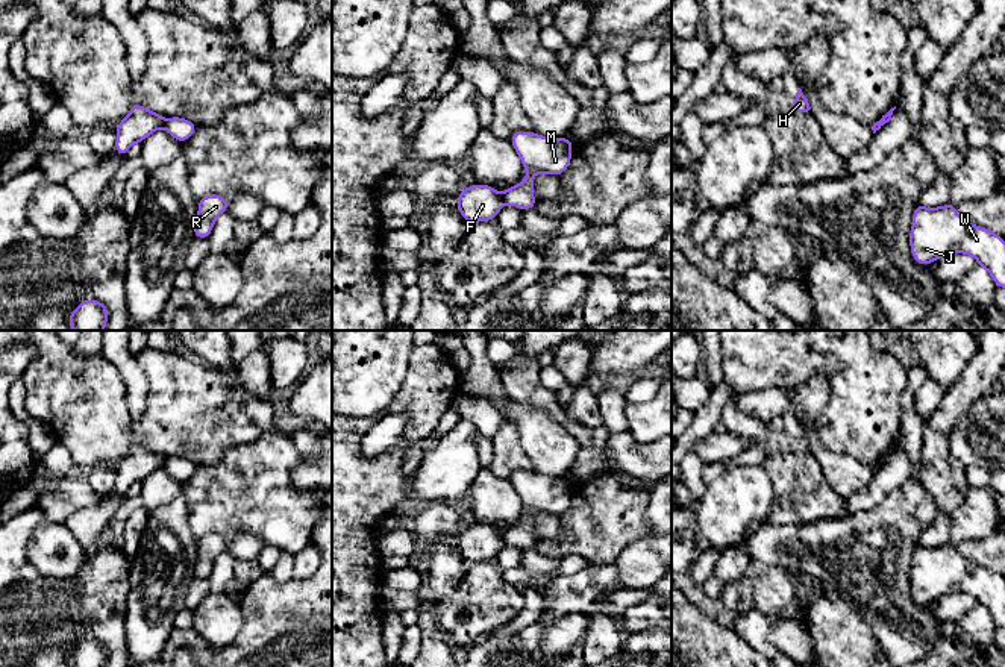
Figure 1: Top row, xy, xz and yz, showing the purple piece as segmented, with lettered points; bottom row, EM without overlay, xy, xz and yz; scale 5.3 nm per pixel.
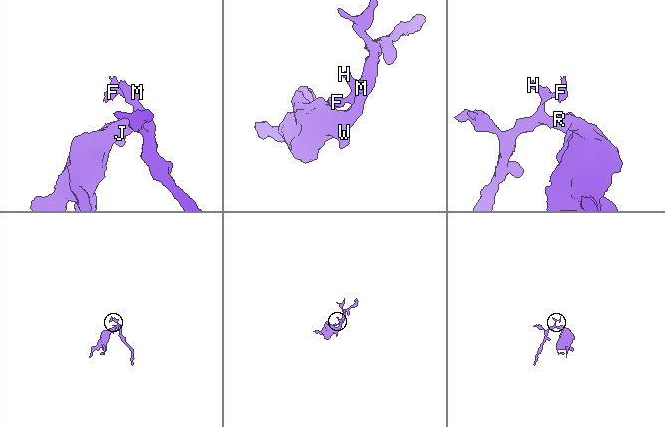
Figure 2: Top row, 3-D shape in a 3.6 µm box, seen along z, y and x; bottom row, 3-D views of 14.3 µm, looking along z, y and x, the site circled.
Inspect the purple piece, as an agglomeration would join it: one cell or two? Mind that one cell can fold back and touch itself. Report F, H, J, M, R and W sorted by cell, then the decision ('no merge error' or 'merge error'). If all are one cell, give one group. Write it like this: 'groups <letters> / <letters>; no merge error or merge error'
groups F / H J M R W; merge error

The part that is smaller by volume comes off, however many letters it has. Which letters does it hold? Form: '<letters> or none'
F

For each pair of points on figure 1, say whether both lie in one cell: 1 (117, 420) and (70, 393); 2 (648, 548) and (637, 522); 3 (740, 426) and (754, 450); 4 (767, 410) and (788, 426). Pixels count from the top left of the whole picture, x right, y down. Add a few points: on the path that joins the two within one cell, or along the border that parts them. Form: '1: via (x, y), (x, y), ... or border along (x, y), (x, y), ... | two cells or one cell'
1: via (105, 408), (93, 393), (82, 393) | one cell
2: border along (649, 532), (635, 538), (616, 560) | two cells
3: via (746, 432), (754, 444) | one cell
4: border along (785, 388), (787, 408), (764, 422) | two cells

